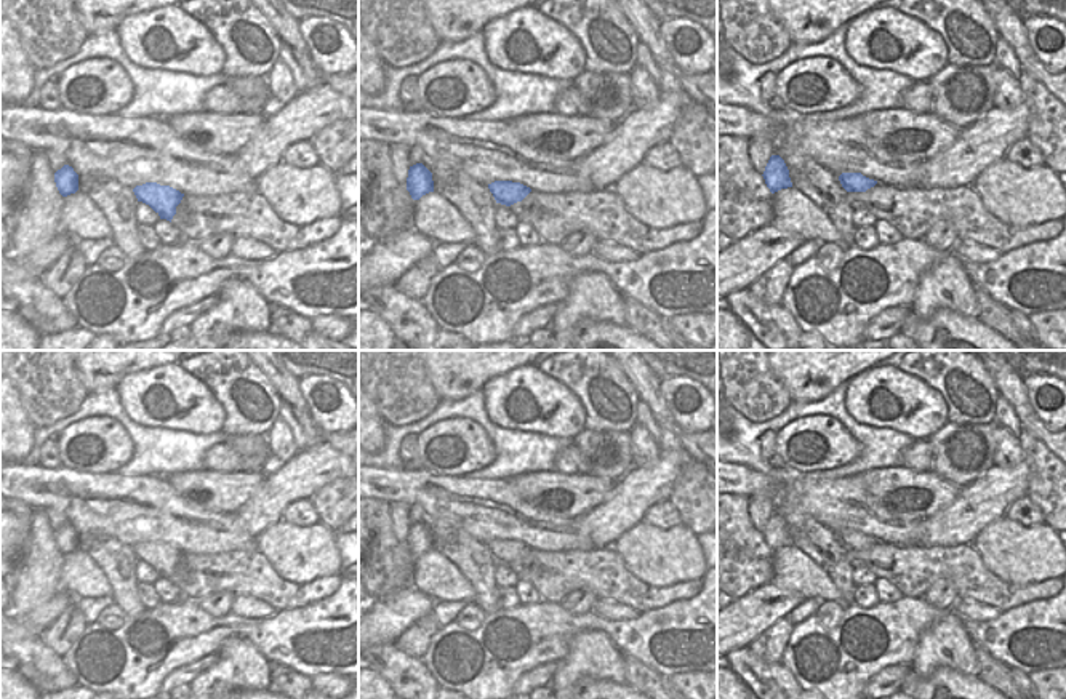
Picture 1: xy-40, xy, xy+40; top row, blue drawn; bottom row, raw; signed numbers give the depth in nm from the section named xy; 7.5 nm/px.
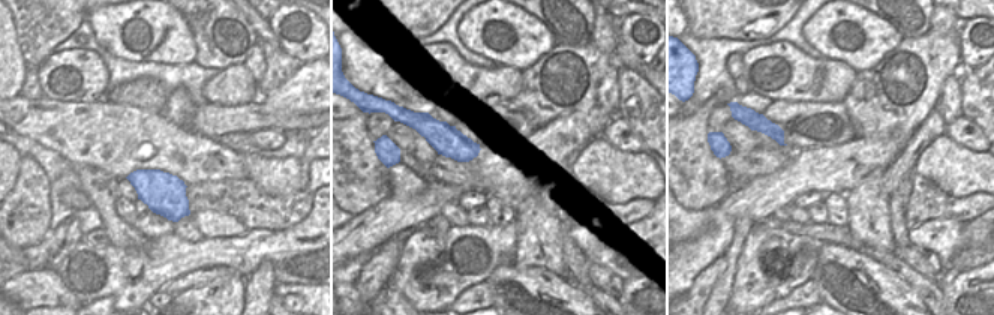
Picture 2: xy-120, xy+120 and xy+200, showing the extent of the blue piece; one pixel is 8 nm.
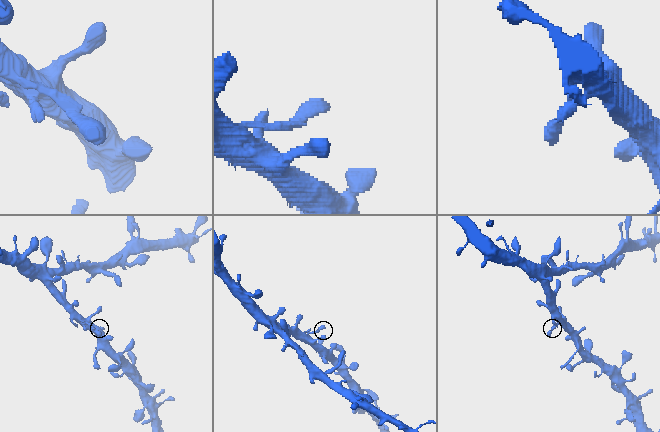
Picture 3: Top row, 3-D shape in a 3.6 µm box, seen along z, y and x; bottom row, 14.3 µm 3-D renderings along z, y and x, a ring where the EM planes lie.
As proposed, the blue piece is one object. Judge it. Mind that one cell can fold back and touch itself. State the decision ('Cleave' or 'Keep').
Keep.

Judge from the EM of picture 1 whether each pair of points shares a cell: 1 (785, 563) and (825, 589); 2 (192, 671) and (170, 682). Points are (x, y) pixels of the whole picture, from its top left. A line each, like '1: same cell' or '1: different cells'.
1: same cell
2: same cell

